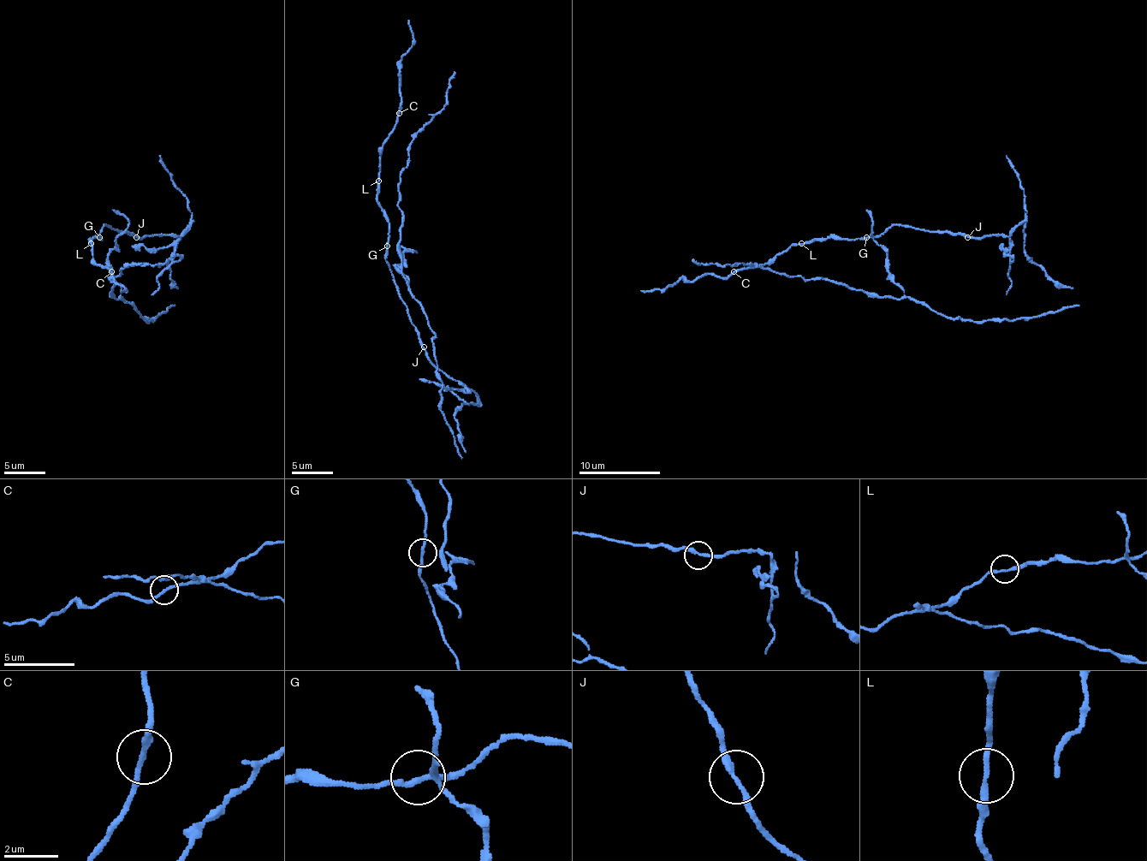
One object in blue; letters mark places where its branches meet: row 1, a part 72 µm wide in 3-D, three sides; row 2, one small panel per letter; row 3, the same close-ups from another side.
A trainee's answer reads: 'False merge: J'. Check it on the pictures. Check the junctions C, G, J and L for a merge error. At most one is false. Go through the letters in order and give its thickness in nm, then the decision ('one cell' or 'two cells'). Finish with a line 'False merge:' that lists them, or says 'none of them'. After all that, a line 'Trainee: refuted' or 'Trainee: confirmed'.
C: calibre 200 nm; one cell
G: calibre 200 nm; one cell
J: calibre 220 nm; two cells
L: calibre 200 nm; one cell
False merge: J
Trainee: confirmed

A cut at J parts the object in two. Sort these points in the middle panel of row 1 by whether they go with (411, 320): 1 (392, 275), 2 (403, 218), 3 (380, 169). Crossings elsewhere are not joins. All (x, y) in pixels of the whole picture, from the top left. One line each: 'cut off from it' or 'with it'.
1: with it
2: cut off from it
3: with it

